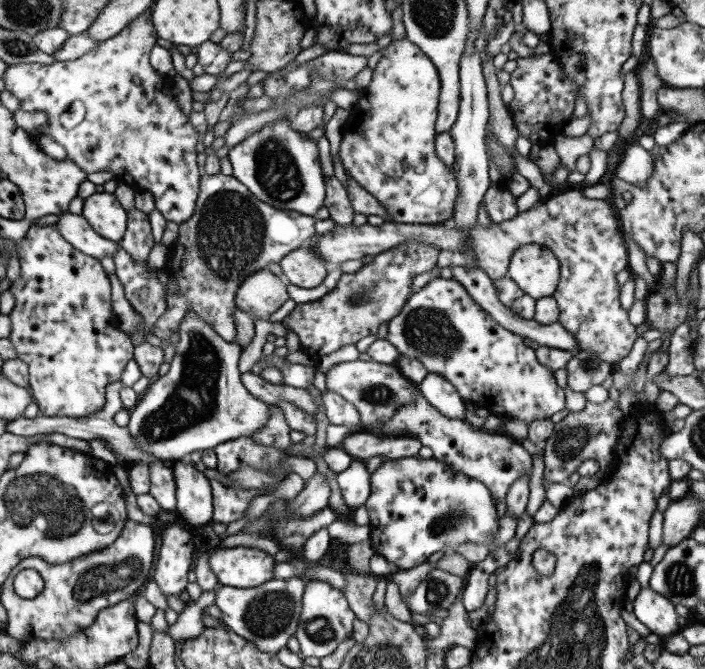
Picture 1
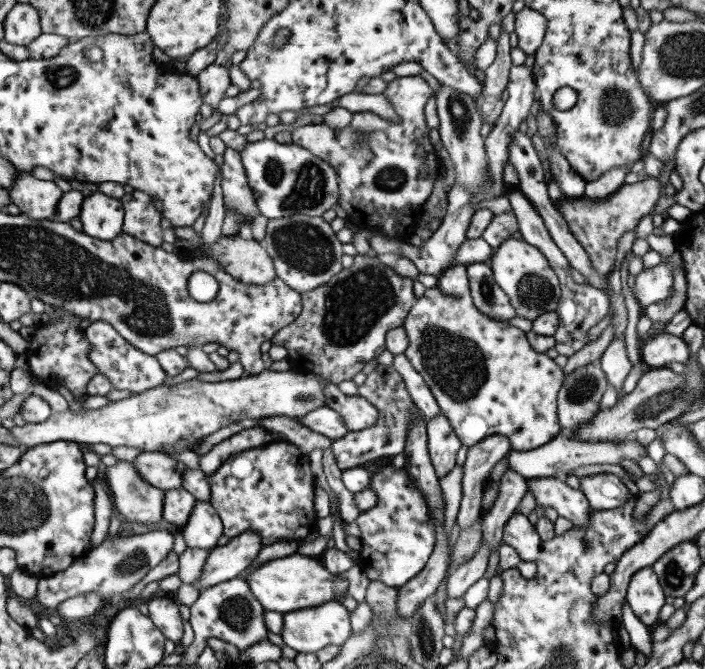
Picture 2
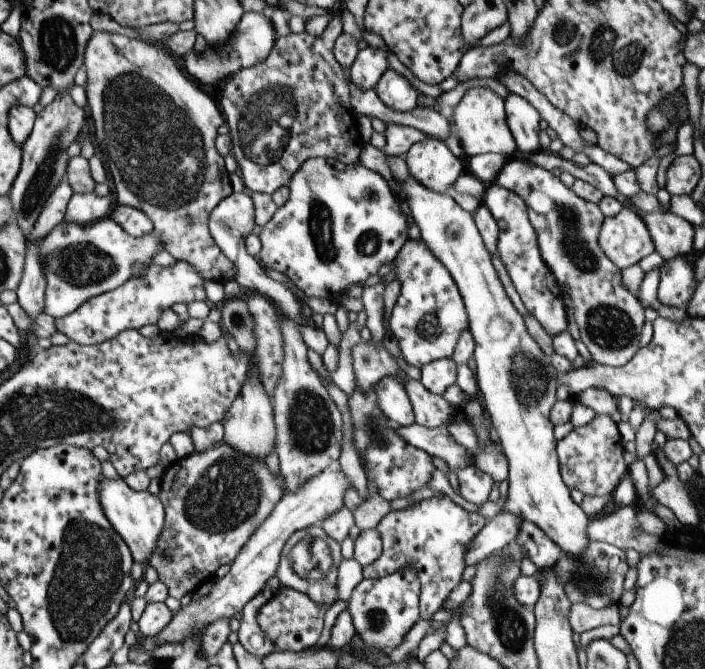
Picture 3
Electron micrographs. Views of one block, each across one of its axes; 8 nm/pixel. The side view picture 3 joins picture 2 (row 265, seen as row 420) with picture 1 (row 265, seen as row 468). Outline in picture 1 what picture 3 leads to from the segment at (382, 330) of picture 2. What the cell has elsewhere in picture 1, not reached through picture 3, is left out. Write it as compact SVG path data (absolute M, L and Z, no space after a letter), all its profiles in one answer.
M403 241L373 255L373 260L354 273L342 273L337 284L313 302L296 304L281 324L295 332L300 351L305 355L325 356L344 345L355 344L363 336L376 334L381 322L388 322L402 310L411 292L411 280L421 272L427 273L435 266L439 249L417 241Z

